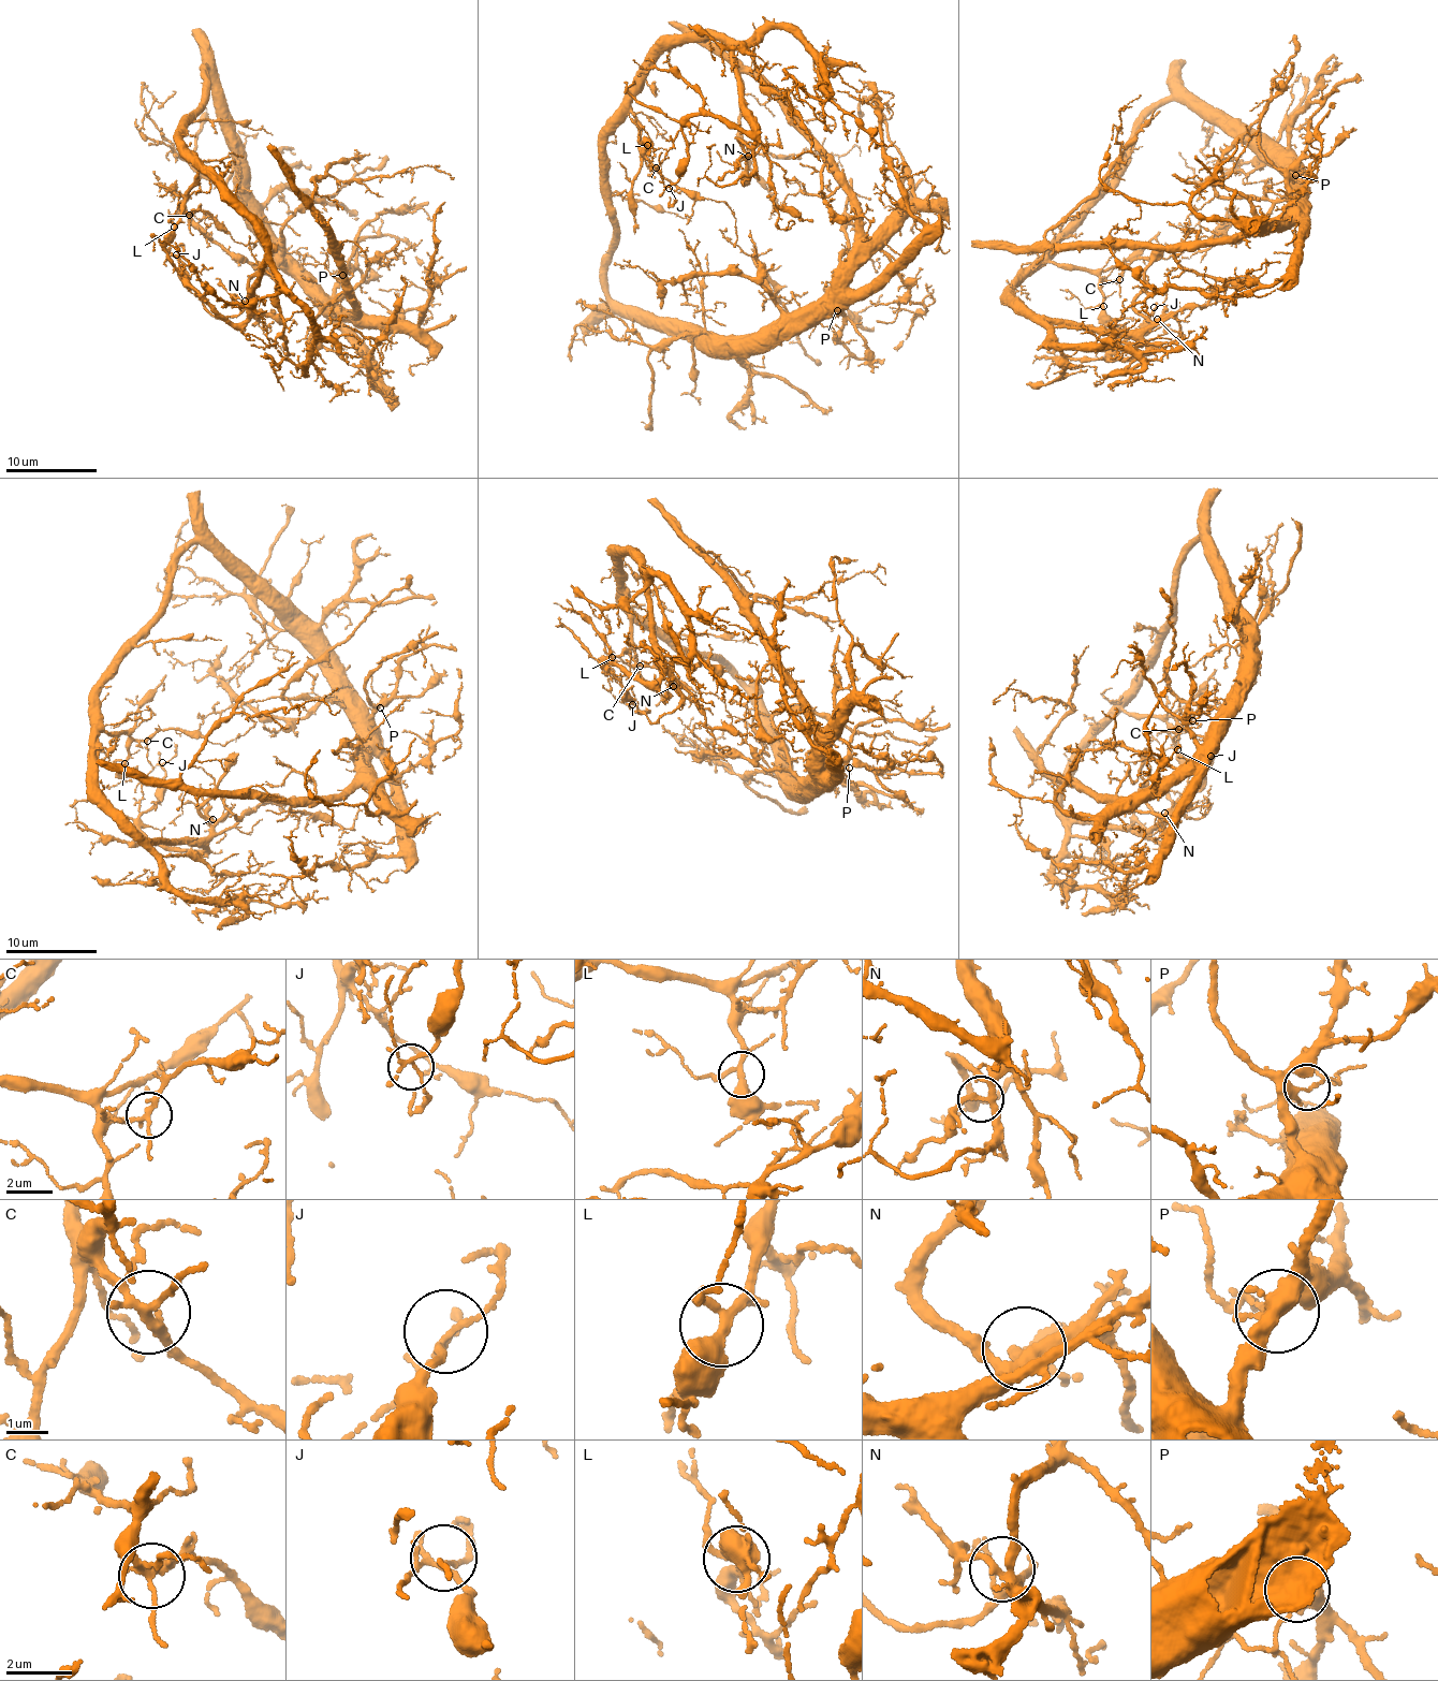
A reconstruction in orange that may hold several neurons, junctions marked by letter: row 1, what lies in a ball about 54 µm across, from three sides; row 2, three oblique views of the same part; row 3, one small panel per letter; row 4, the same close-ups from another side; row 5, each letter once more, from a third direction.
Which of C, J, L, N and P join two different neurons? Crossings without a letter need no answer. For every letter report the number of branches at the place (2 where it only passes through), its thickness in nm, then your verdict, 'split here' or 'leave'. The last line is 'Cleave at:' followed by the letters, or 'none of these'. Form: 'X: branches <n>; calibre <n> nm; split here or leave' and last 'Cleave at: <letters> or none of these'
C: branches 4; calibre 200 nm; leave
J: branches 4; calibre 140 nm; leave
L: branches 4; calibre 300 nm; leave
N: branches 4; calibre 240 nm; leave
P: branches 4; calibre 240 nm; leave
Cleave at: none of these

